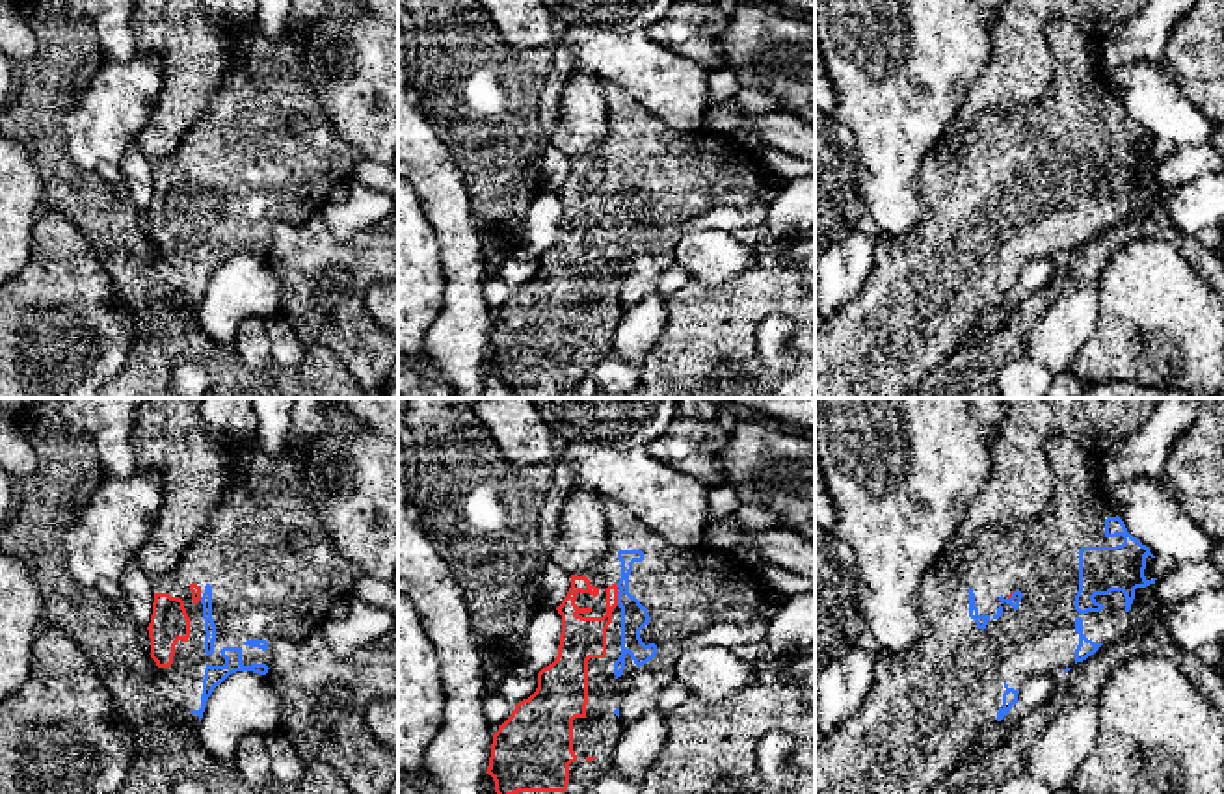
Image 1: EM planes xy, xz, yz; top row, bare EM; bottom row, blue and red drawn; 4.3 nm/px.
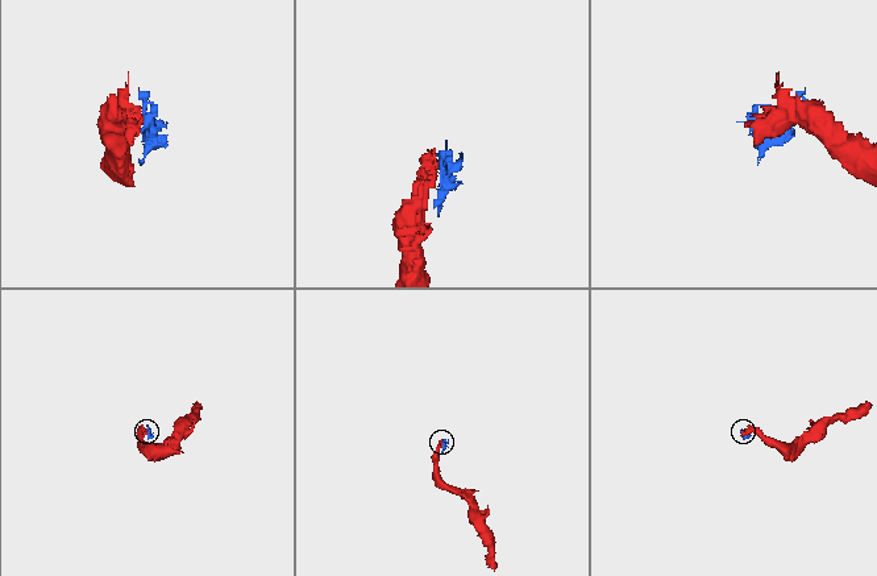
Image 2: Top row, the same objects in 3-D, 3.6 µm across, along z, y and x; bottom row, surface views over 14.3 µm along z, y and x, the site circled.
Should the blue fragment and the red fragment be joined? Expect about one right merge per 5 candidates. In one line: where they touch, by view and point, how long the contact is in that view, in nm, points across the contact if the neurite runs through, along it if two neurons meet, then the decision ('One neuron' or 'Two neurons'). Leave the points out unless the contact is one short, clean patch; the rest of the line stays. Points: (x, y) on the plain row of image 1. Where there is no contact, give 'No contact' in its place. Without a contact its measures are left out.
Touches blue at xz (618, 181). Shared border 60 nm. Path across: xz (635, 199), (618, 181), (609, 198), (583, 222). One neuron

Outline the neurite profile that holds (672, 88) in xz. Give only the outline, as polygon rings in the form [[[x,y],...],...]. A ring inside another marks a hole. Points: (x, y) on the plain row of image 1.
[[[569,26],[554,45],[567,41],[575,50],[575,71],[586,71],[612,82],[636,99],[651,115],[673,130],[698,132],[709,108],[709,71],[666,45],[653,41],[645,30],[618,26]]]

